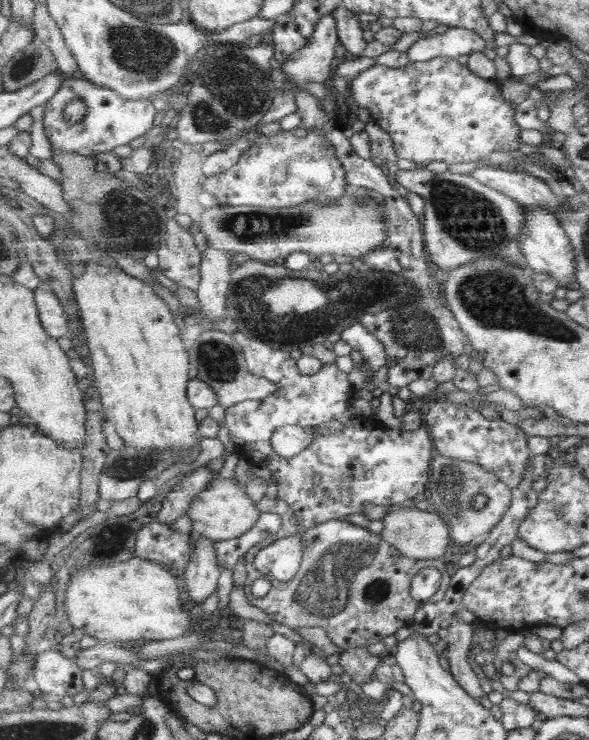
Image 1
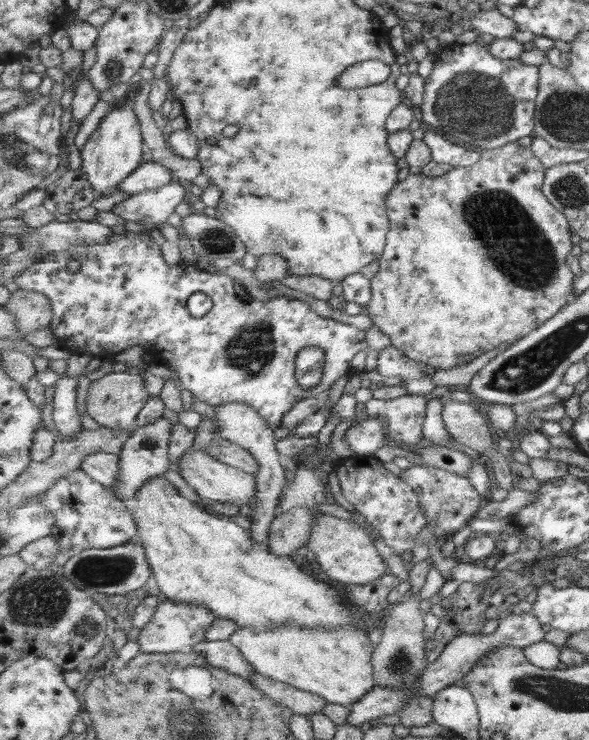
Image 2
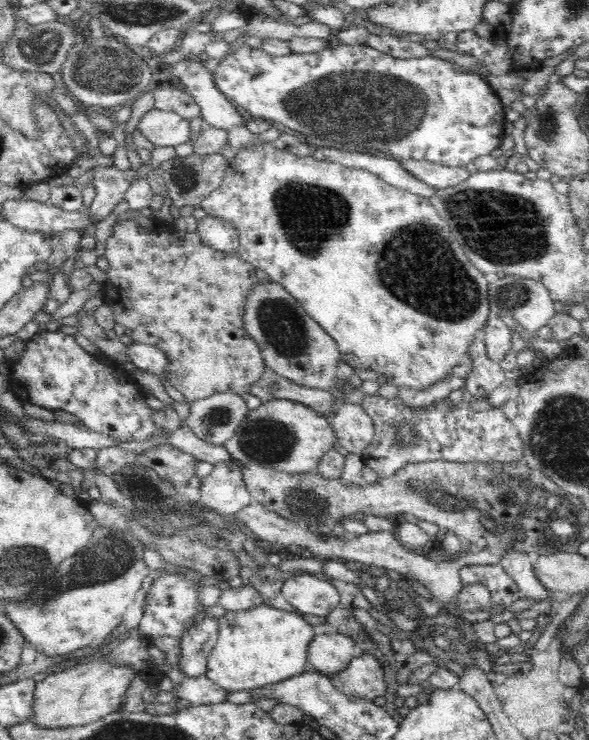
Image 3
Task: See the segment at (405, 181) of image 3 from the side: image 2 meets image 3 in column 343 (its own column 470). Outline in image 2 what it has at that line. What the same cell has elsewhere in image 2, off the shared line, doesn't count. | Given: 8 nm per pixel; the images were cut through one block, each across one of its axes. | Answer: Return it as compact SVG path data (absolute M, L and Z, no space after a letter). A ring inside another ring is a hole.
M424 132L424 141L432 150L432 160L435 163L452 165L454 168L472 166L476 164L482 156L480 150L474 151L463 148L459 144L454 144L443 138L442 134L436 132Z

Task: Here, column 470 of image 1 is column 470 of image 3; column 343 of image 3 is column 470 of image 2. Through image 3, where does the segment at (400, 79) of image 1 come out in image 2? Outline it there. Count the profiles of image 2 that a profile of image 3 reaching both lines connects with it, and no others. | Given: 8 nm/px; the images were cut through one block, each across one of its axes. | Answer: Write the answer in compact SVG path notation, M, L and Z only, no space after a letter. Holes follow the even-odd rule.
M480 41L470 44L454 42L434 54L432 73L426 78L421 122L433 126L443 138L463 148L484 152L505 147L536 130L537 97L540 92L540 66L525 64L519 59L500 59Z

